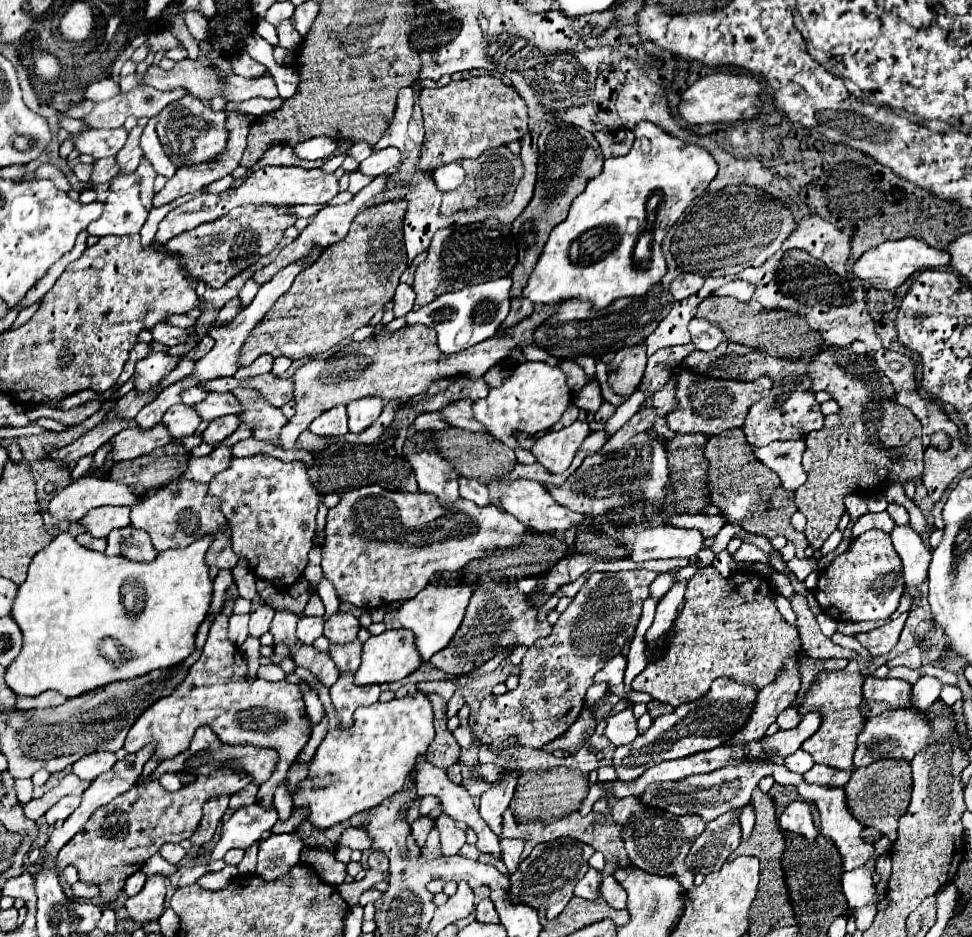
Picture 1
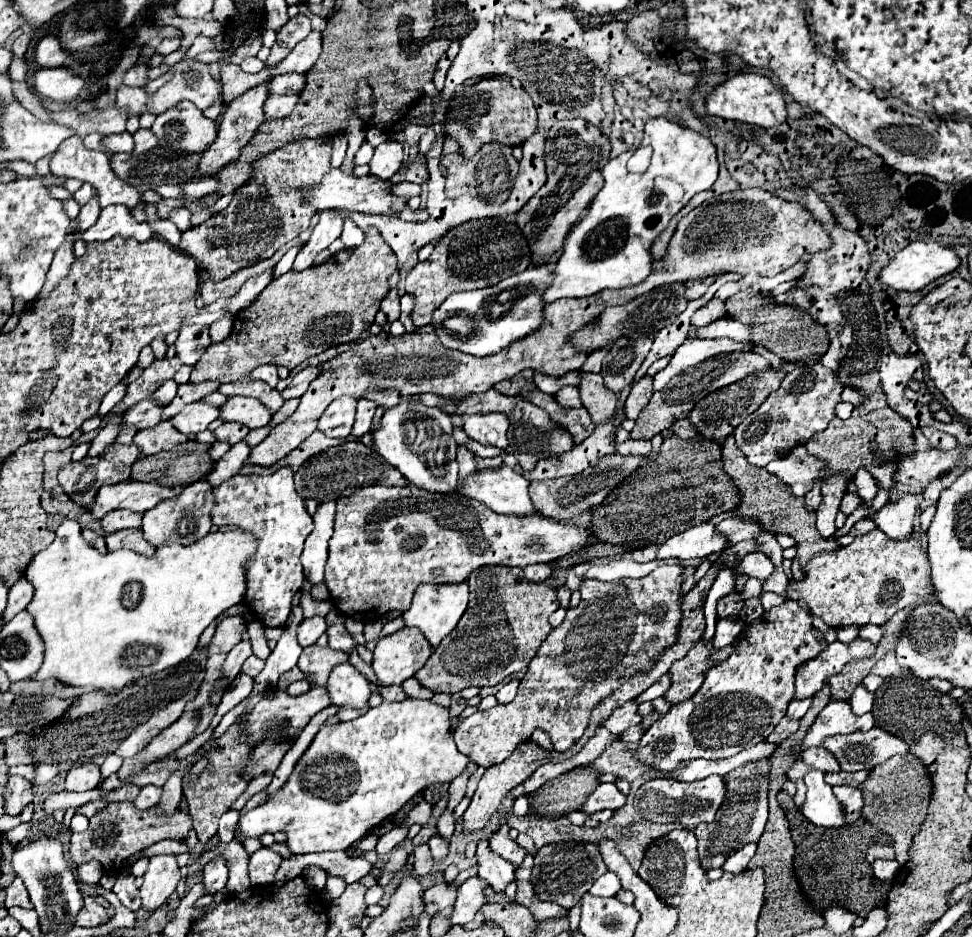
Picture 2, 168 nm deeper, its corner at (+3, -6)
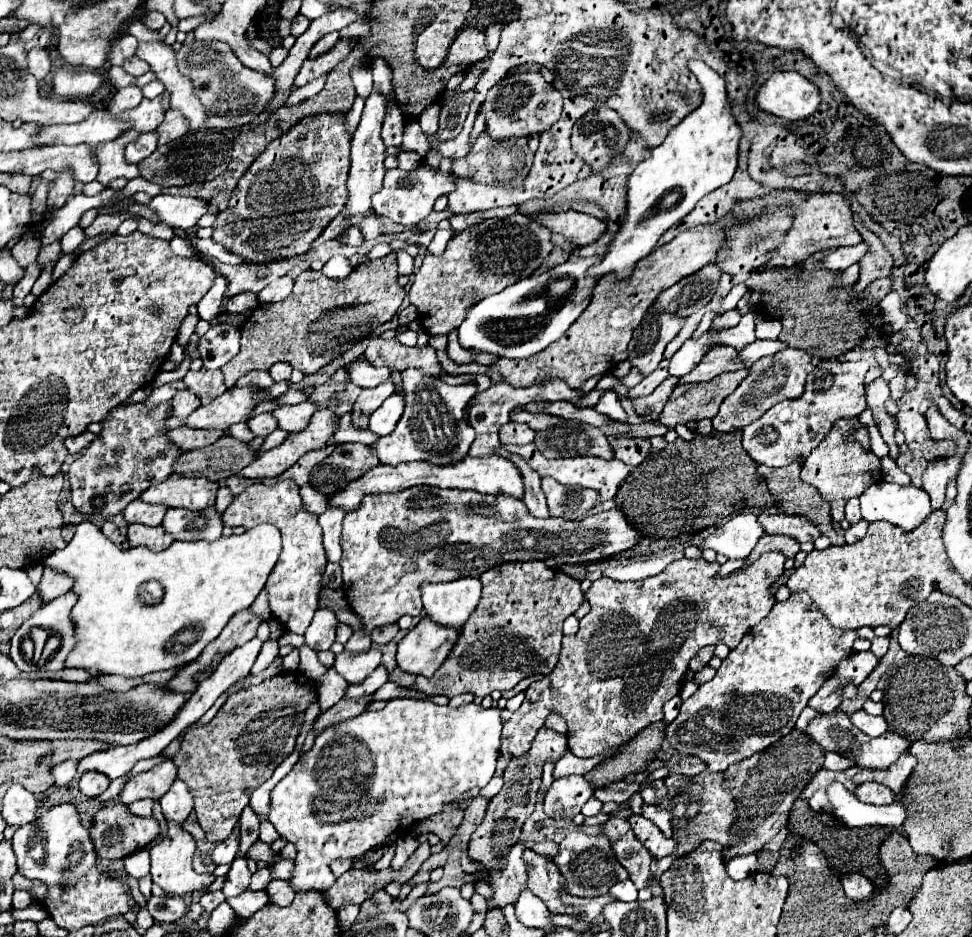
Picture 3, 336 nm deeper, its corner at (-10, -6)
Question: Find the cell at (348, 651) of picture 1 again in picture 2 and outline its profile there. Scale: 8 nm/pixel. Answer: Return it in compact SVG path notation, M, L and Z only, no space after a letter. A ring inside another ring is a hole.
M343 624L329 626L327 634L329 634L329 648L333 648L333 650L341 650L345 654L351 654L351 650L357 646L355 638L349 634L349 630Z

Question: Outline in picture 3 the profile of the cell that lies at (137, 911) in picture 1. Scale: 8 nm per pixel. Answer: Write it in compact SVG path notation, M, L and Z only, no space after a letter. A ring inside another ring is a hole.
M168 822L168 830L164 834L158 834L152 842L150 842L150 858L152 858L152 880L162 886L162 890L166 894L176 894L176 896L184 896L188 892L194 890L206 890L216 876L212 872L206 874L196 874L192 868L192 856L196 852L196 840L182 828L182 824L176 822Z

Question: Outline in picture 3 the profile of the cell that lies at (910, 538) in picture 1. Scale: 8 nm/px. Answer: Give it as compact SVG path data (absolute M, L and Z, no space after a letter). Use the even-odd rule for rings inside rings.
M876 482L860 496L862 518L866 522L886 520L904 530L914 530L932 512L930 496L926 490L908 484Z

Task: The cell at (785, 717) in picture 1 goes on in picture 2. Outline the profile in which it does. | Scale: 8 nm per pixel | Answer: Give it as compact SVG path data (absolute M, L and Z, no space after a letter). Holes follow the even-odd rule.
M805 698L805 700L793 700L787 708L787 718L791 720L801 720L805 716L805 712L809 710L809 704L811 704L811 698Z

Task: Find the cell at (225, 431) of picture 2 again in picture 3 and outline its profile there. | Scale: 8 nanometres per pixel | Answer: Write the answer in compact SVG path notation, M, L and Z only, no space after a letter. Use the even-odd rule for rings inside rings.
M266 412L266 414L258 414L252 420L248 420L248 426L256 436L268 436L270 432L278 428L278 422L272 412Z

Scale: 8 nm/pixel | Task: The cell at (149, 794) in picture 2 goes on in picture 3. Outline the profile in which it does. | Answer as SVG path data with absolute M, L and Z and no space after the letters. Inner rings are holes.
M138 800L138 802L128 804L128 810L138 816L152 816L152 804L154 800Z

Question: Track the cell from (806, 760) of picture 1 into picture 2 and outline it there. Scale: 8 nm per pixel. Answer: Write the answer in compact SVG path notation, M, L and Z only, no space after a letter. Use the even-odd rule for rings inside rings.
M809 770L803 776L803 782L807 786L807 798L811 800L811 806L803 808L805 818L811 820L815 826L839 828L843 824L843 808L833 796L831 786L823 780L823 772Z

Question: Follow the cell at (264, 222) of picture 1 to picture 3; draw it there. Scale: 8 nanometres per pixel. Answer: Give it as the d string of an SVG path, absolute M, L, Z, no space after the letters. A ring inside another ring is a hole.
M324 112L302 118L296 126L292 126L292 130L268 142L266 150L246 170L228 202L228 208L216 216L212 238L254 264L268 264L268 258L282 260L308 252L312 242L322 234L330 220L340 214L344 202L348 200L348 150L350 134L346 130L346 114Z

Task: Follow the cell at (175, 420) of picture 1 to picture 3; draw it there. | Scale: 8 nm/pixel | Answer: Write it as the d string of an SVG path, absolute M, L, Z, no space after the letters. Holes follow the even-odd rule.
M288 382L272 384L270 388L230 388L216 400L212 400L206 406L196 408L188 418L180 420L170 417L166 420L168 430L182 425L190 428L204 428L204 430L216 430L216 428L230 428L236 422L246 422L252 414L252 410L264 400L264 398L278 398L288 390ZM260 394L260 396L258 396Z

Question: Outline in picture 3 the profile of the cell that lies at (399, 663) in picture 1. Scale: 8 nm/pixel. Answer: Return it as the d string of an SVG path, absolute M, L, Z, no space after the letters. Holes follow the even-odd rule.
M422 618L398 644L398 666L410 674L432 676L454 648L460 630L436 626L432 618Z

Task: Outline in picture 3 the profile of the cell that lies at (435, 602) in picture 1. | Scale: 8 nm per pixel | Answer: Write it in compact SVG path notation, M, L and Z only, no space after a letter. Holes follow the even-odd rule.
M458 578L440 584L424 582L420 590L426 614L436 624L460 630L480 600L482 584L478 578Z

